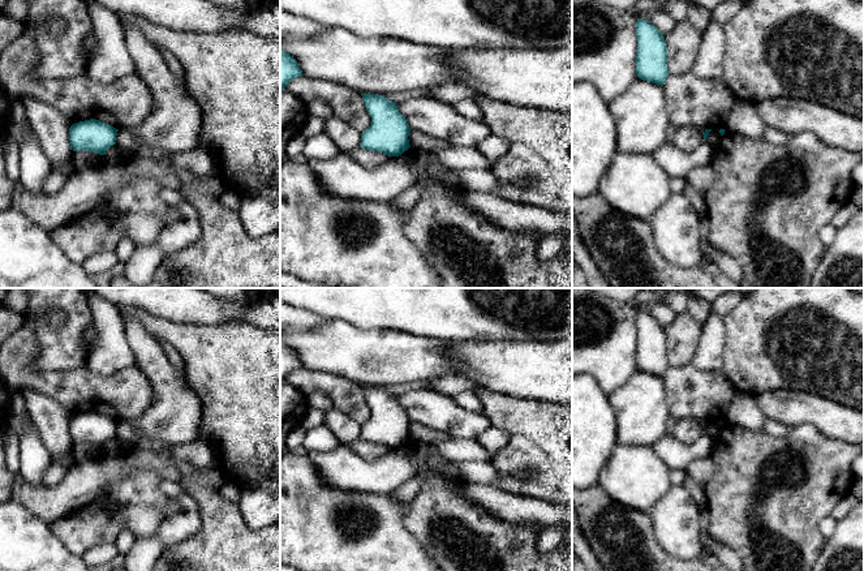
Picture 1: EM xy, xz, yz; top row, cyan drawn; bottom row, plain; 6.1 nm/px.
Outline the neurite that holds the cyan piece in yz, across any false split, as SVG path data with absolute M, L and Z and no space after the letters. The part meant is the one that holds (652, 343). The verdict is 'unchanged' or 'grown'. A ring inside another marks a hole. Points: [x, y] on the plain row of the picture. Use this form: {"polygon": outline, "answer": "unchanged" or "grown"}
{"polygon": "M637 310L636 329L637 369L644 373L663 378L669 368L667 338L663 326L649 313Z", "answer": "unchanged"}

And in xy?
{"polygon": "M95 411L73 416L69 420L69 433L73 443L93 443L104 447L106 443L116 437L119 421Z", "answer": "unchanged"}

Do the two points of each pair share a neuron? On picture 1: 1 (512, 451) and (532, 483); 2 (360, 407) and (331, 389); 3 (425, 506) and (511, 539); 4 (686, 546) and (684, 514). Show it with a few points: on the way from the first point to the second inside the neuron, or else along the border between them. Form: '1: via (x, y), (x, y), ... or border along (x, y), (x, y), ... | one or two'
1: via (523, 453), (533, 463), (534, 472) | one
2: via (353, 403), (338, 389) | one
3: via (446, 523), (461, 539), (490, 539) | one
4: via (684, 539), (684, 522) | one

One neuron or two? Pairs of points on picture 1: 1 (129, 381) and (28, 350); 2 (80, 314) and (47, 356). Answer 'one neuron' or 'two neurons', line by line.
1: one neuron
2: one neuron

